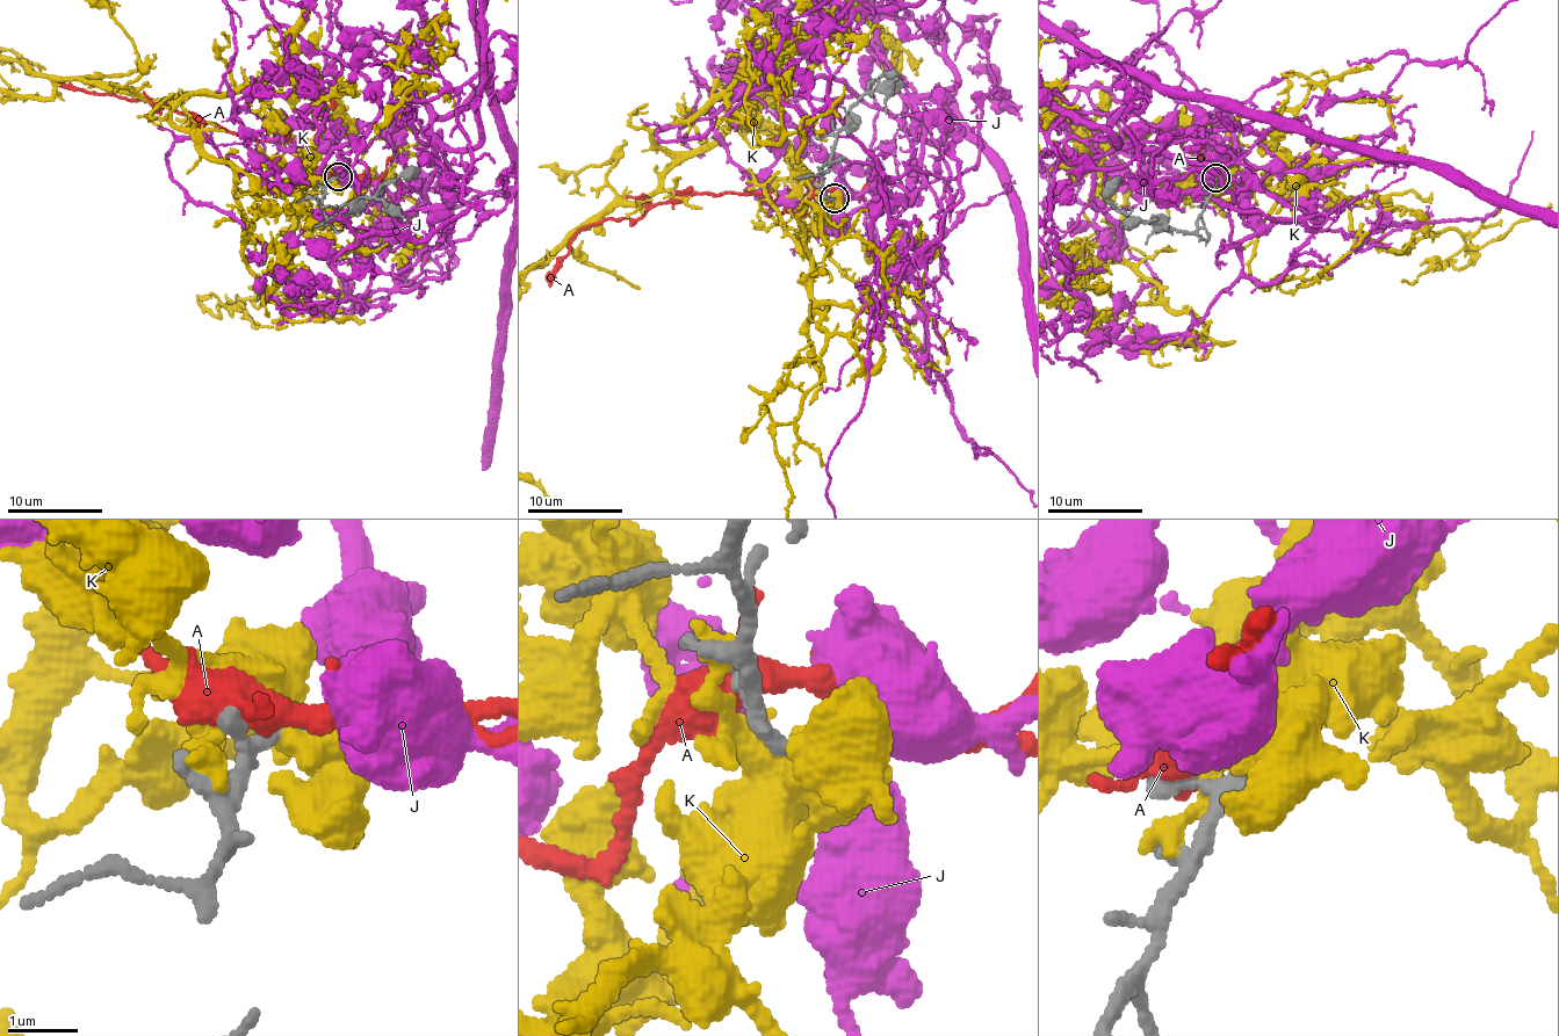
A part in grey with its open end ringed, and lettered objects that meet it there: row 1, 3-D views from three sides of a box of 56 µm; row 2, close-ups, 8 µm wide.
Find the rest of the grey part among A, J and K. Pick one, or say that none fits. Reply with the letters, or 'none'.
J

